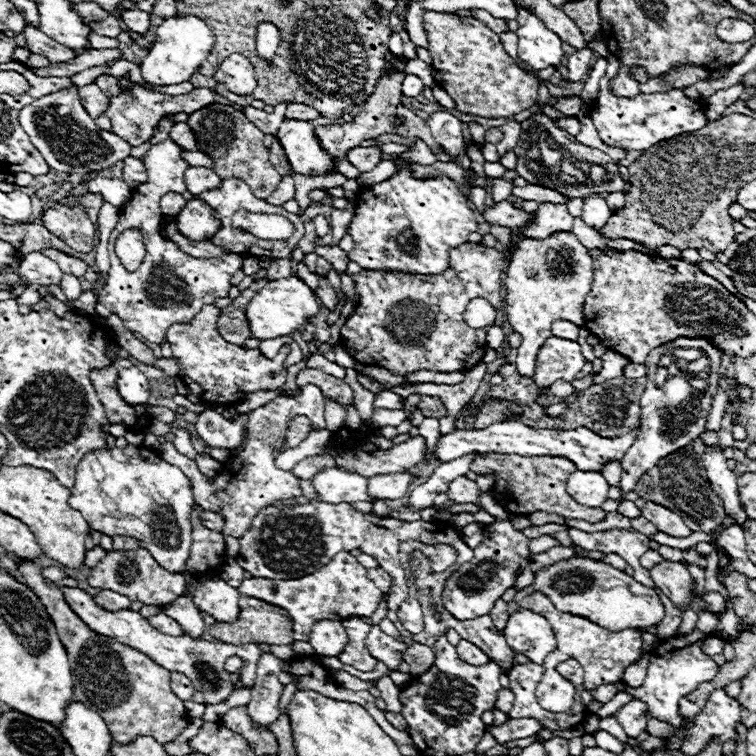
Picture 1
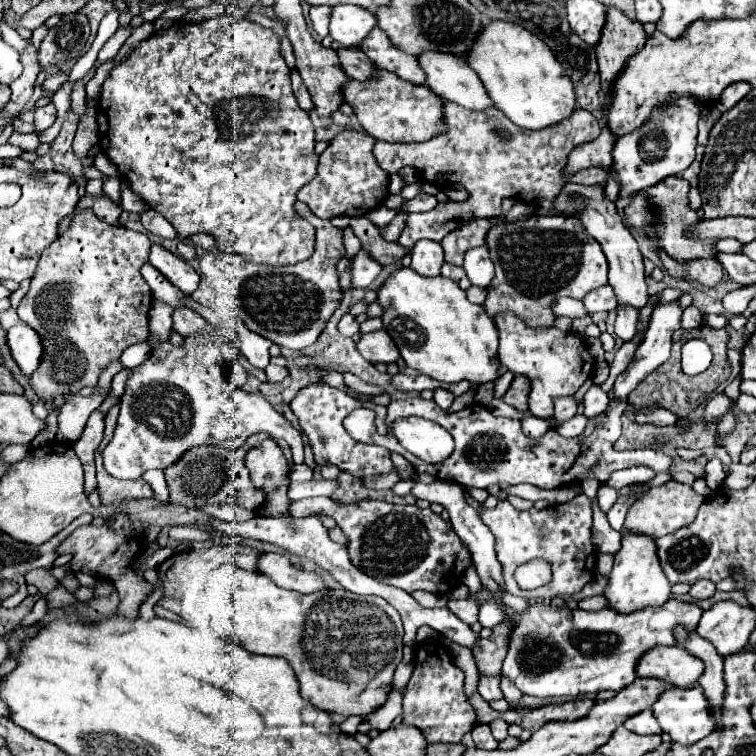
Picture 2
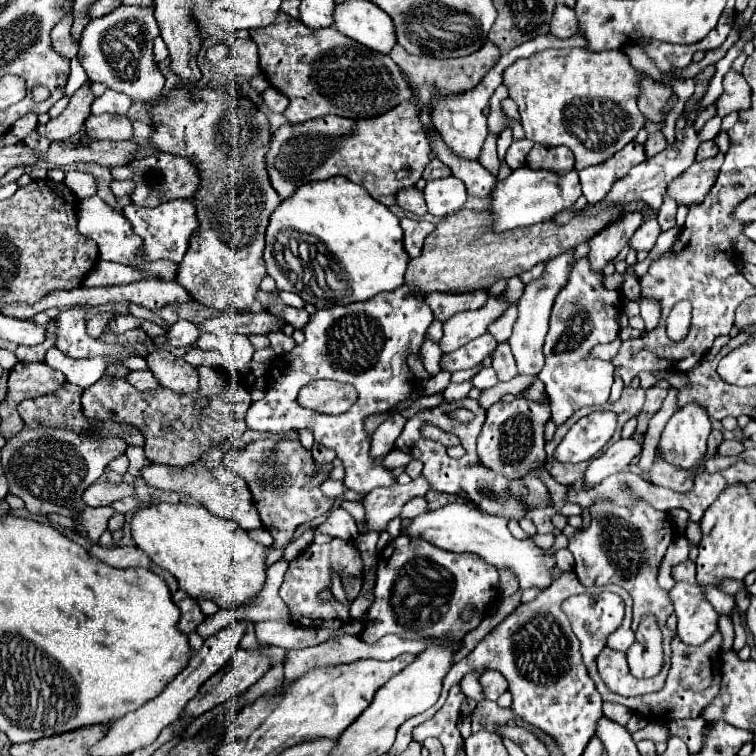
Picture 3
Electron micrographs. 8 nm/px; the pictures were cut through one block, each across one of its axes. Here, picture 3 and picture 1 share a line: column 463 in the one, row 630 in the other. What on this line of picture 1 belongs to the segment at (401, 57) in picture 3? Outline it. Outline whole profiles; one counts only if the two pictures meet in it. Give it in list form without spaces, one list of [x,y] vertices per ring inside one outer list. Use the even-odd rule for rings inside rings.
[[[20,558],[16,562],[24,582],[36,592],[36,596],[40,596],[52,622],[56,624],[56,630],[68,652],[70,668],[74,674],[72,688],[76,700],[92,708],[106,720],[108,730],[114,742],[118,744],[126,744],[134,736],[152,736],[160,744],[176,740],[176,736],[188,724],[188,716],[184,702],[176,698],[176,694],[170,688],[170,670],[158,666],[146,654],[130,646],[124,646],[108,636],[92,632],[72,612],[72,608],[68,608],[60,588],[42,576],[44,566]]]

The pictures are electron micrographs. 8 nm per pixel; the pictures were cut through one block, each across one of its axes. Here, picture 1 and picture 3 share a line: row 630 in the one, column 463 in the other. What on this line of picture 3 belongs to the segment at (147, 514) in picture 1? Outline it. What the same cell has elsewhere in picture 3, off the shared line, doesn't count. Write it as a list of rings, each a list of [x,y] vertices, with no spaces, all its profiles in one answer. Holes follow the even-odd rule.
[[[448,176],[448,178],[428,182],[424,188],[424,198],[428,204],[428,212],[432,216],[444,218],[444,216],[458,212],[462,204],[466,202],[468,194],[466,194],[462,180]]]

